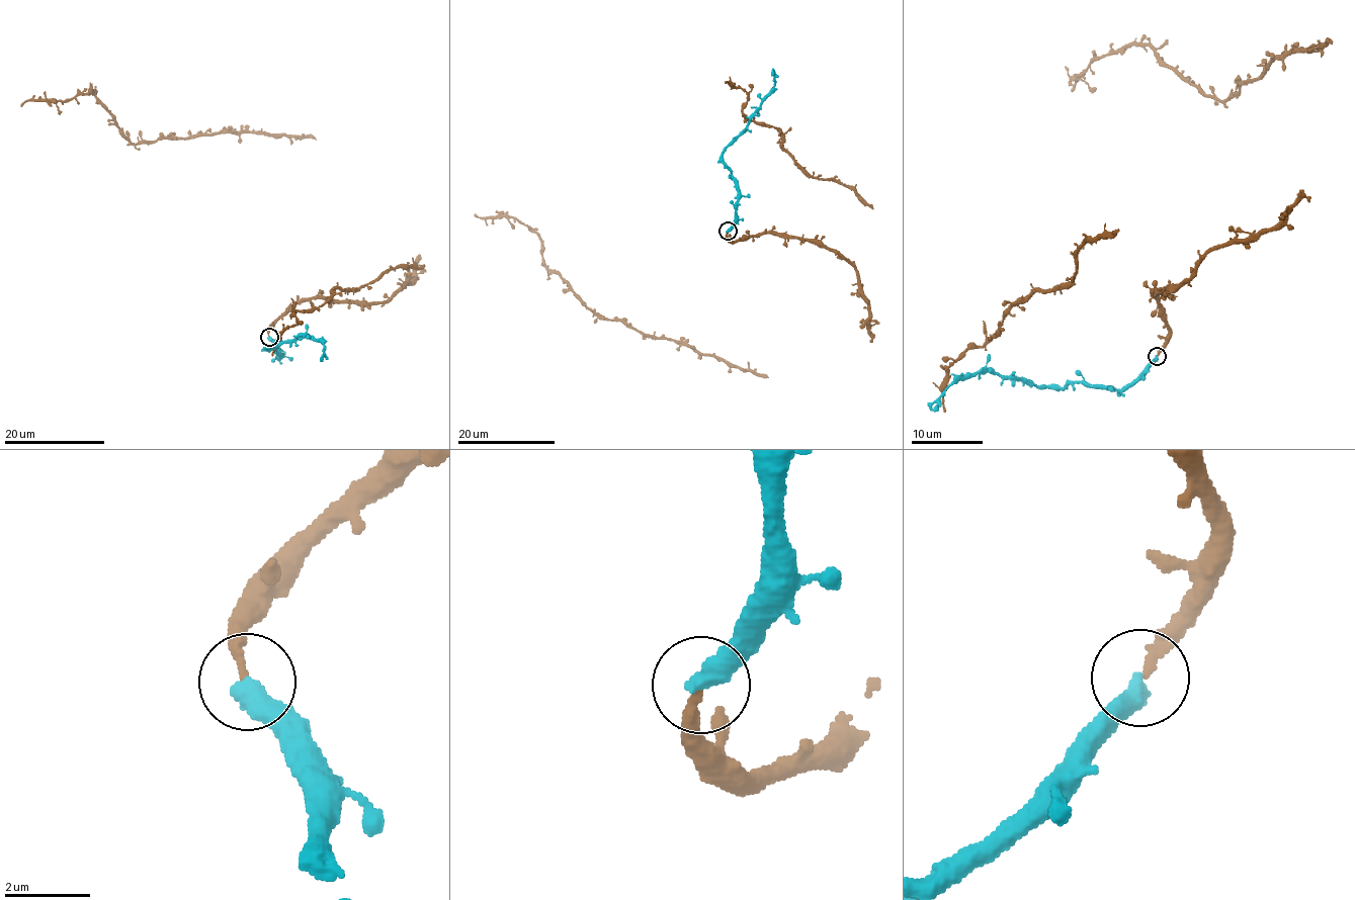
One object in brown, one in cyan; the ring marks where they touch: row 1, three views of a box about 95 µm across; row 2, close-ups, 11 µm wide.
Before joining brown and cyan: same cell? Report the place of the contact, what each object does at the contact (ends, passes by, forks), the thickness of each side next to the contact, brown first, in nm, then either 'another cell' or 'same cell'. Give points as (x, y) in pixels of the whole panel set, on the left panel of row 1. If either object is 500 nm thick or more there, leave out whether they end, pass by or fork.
(269, 337) | brown ends | cyan ends | 190/480 nm | same cell

